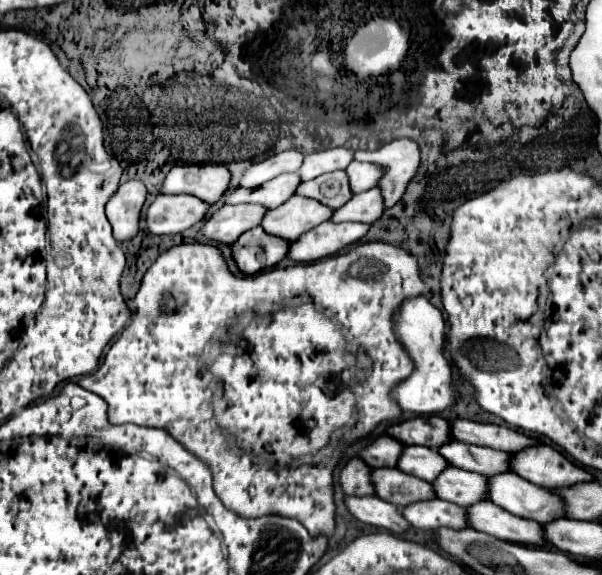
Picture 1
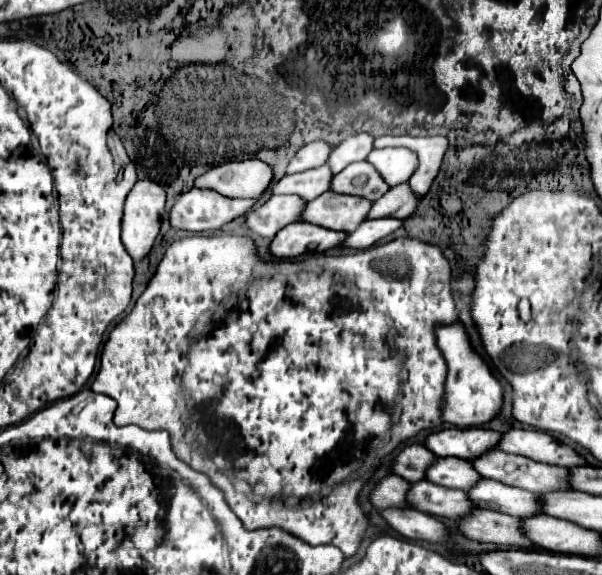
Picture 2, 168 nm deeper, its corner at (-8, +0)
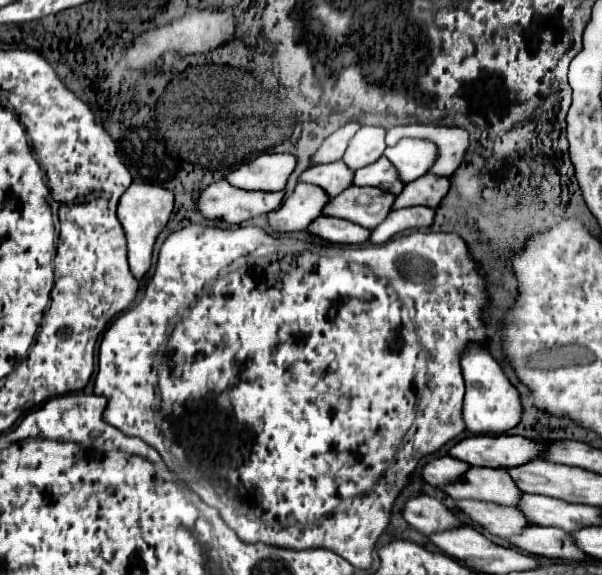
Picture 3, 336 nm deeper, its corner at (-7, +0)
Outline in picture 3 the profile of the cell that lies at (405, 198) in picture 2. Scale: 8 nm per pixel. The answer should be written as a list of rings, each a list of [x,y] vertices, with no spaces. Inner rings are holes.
[[[425,174],[423,178],[417,178],[415,182],[405,184],[401,194],[395,196],[393,210],[409,208],[409,206],[429,206],[435,208],[443,194],[449,190],[449,178],[435,178],[433,174]]]

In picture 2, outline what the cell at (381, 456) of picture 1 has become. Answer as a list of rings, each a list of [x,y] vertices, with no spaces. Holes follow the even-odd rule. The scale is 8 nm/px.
[[[406,446],[396,462],[394,462],[394,472],[402,478],[406,478],[408,482],[416,482],[416,480],[424,480],[426,478],[426,470],[428,466],[432,466],[436,462],[436,456],[426,448],[426,446]]]

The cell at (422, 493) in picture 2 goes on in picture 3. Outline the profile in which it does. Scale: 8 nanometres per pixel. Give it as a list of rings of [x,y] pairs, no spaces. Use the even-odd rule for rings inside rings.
[[[455,500],[455,506],[475,524],[479,524],[485,532],[499,538],[509,538],[511,534],[517,534],[517,530],[523,530],[521,526],[529,526],[523,514],[519,514],[511,506],[481,500]]]

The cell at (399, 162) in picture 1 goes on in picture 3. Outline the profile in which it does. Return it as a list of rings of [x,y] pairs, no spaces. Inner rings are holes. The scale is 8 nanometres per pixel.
[[[409,124],[395,126],[387,132],[387,146],[395,146],[401,138],[421,138],[429,140],[437,146],[437,158],[429,168],[433,176],[451,176],[463,160],[463,154],[469,146],[469,134],[463,128],[447,128],[447,126],[425,126],[425,124]]]

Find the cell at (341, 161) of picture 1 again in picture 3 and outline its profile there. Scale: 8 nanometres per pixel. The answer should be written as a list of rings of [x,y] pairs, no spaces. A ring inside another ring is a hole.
[[[363,126],[349,142],[343,162],[351,170],[359,170],[371,162],[375,162],[379,156],[383,156],[385,150],[385,130],[377,126]]]

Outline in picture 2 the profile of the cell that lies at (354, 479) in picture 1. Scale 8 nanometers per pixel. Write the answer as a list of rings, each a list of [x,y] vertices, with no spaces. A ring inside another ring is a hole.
[[[392,474],[392,476],[384,478],[376,486],[376,490],[370,496],[370,502],[378,510],[386,510],[386,508],[408,508],[408,502],[406,502],[408,486],[410,486],[410,482],[406,482],[404,478]]]

